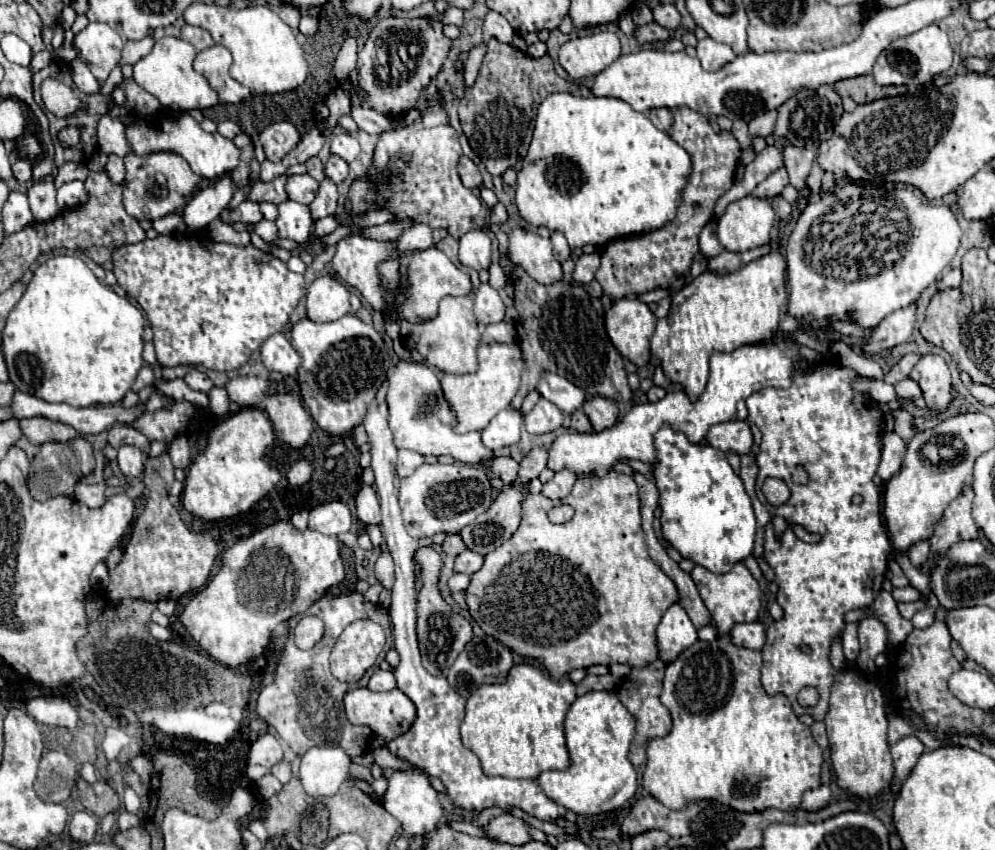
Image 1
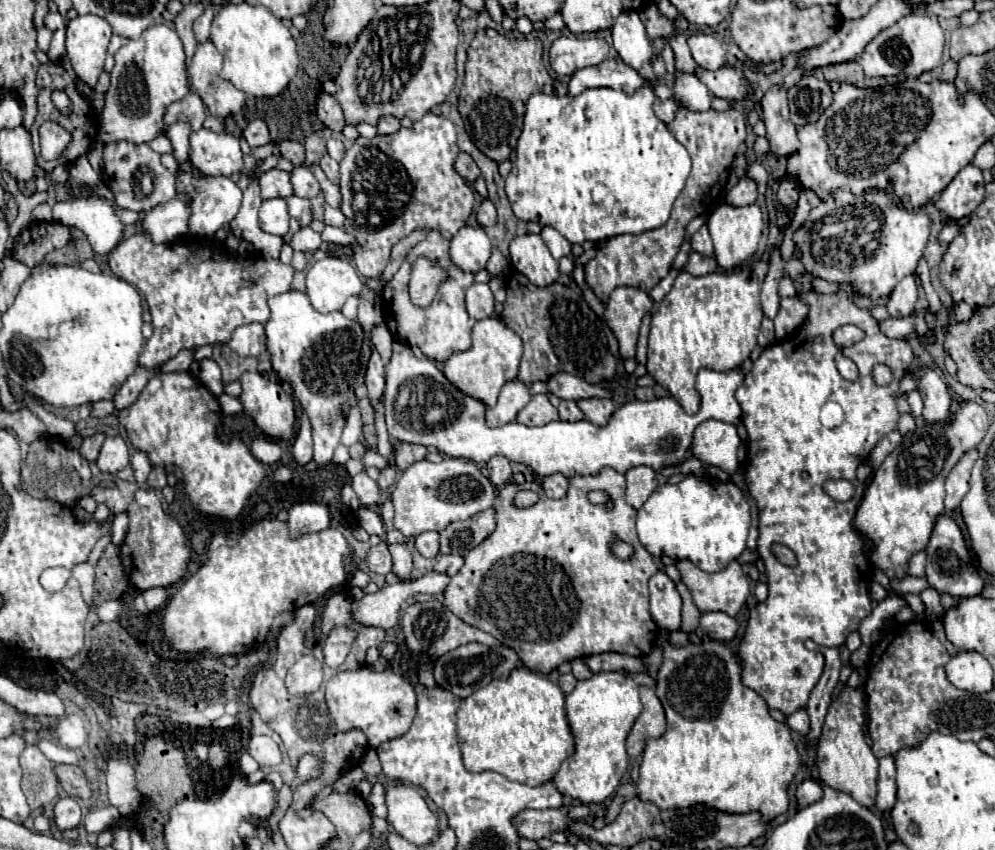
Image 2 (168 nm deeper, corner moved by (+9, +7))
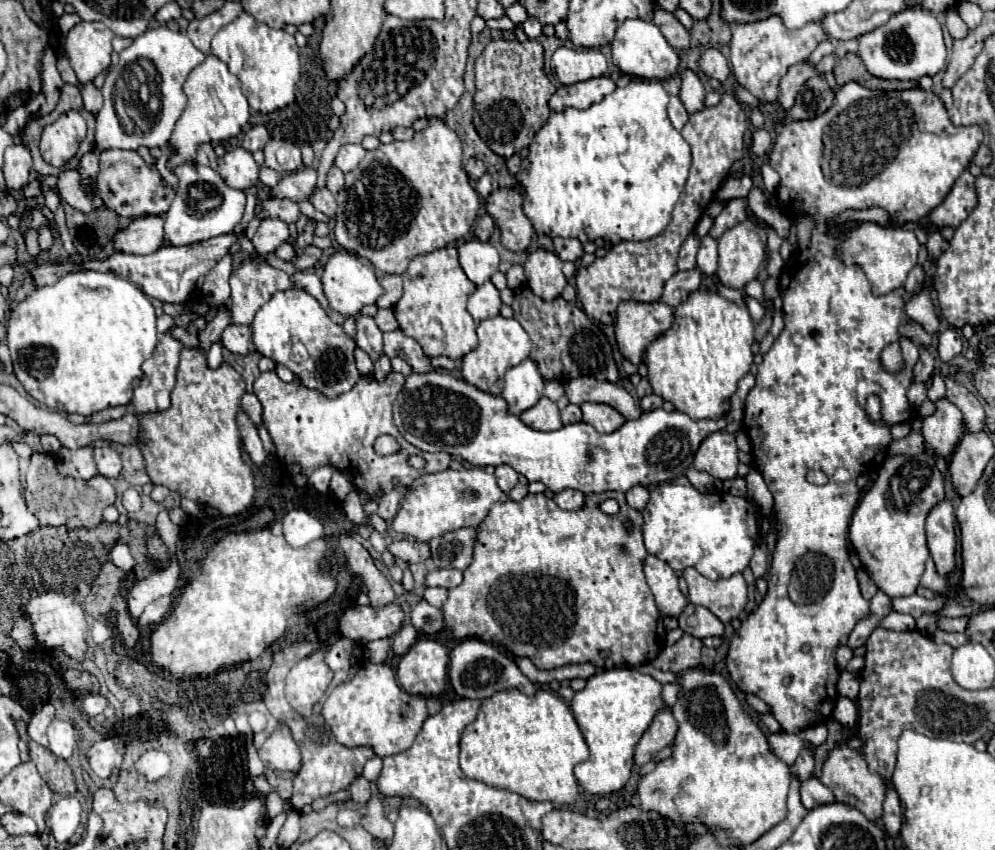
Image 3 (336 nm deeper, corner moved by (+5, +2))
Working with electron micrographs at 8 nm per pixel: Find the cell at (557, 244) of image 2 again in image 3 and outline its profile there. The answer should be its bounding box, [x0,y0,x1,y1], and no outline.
[554,237,584,261]

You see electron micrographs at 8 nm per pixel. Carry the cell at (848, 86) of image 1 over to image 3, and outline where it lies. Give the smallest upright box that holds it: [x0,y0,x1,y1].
[834,53,918,91]

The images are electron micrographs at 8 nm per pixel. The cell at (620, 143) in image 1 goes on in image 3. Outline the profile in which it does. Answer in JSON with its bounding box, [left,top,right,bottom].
[516,79,692,245]

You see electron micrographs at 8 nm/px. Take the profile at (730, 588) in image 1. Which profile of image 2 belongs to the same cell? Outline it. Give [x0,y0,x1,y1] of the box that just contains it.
[676,560,750,616]

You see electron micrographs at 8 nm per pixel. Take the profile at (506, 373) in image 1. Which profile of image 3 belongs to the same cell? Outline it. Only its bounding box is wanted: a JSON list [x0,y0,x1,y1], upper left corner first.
[460,315,532,395]

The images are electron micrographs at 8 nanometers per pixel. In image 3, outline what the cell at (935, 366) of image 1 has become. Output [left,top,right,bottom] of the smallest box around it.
[922,399,962,459]

